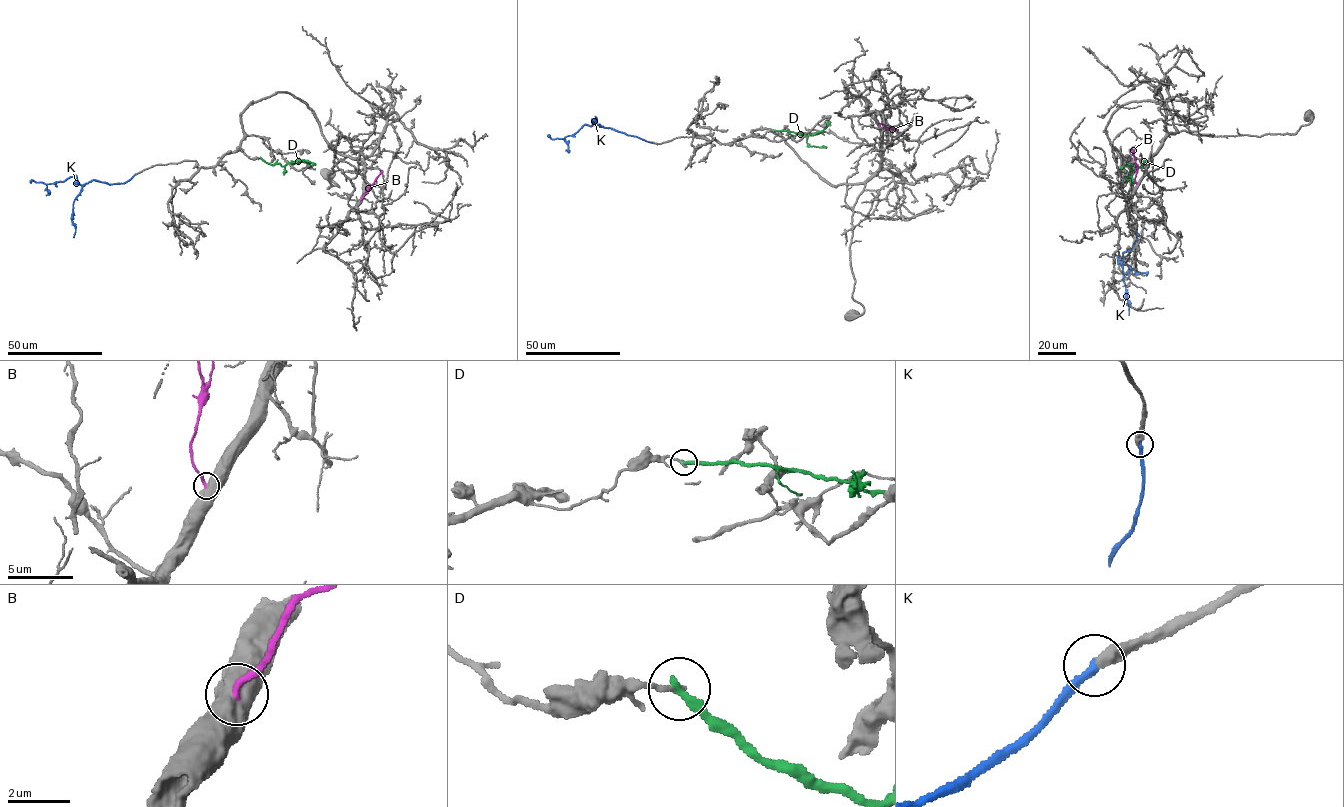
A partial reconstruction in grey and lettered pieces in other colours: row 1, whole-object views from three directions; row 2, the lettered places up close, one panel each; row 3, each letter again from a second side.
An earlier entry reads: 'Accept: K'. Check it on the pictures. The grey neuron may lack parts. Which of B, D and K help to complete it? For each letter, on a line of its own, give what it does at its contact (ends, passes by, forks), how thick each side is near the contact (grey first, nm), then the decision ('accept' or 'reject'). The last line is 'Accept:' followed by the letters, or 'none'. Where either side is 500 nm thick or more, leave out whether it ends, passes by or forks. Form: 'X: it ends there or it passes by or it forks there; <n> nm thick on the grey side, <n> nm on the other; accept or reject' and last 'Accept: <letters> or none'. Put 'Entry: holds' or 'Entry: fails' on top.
Entry: holds
B: 850 nm thick on the grey side, 240 nm on the other; reject
D: it ends there; 180 nm thick on the grey side, 320 nm on the other; reject
K: it ends there; 400 nm thick on the grey side, 280 nm on the other; accept
Accept: K

